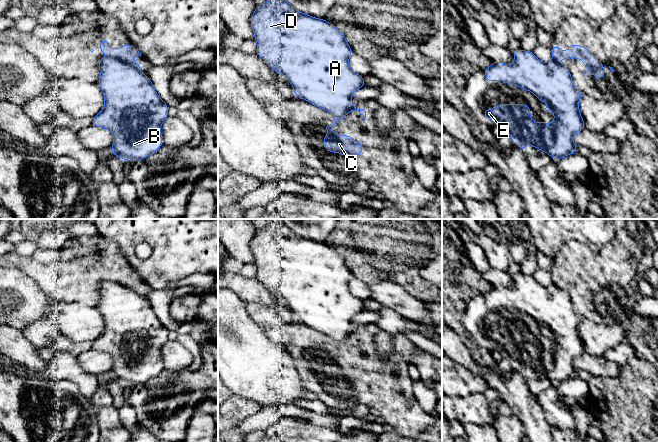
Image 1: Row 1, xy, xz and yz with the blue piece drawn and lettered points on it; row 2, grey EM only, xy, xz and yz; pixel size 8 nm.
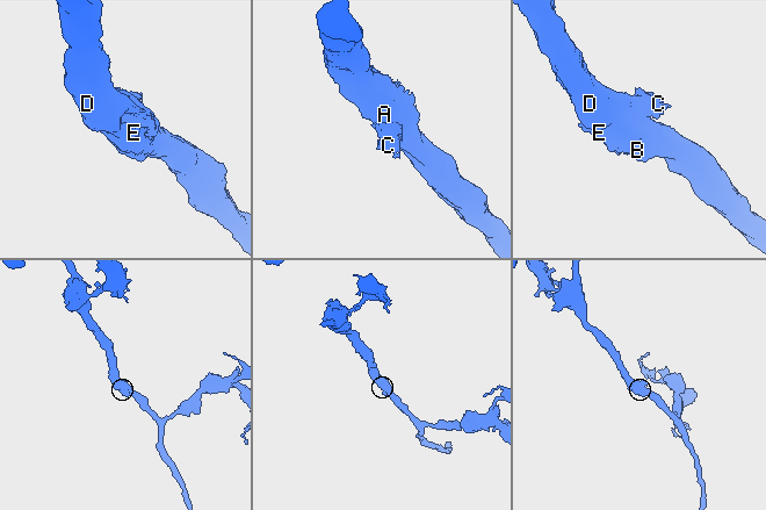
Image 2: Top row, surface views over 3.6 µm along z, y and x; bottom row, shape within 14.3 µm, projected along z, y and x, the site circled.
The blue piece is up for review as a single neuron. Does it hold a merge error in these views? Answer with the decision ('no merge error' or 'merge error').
merge error

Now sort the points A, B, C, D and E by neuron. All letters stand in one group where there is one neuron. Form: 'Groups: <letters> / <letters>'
Groups: A B D E / C

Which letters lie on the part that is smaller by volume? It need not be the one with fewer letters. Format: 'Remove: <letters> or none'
Remove: C

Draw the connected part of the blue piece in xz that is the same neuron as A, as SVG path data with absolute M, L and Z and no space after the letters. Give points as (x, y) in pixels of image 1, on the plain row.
M280 220L271 221L265 227L258 228L250 242L250 249L257 267L256 278L277 297L287 302L297 322L304 323L338 342L346 341L356 331L351 325L351 321L357 313L365 310L366 307L363 300L350 292L349 282L352 272L346 265L343 256L337 254L325 243L297 235Z

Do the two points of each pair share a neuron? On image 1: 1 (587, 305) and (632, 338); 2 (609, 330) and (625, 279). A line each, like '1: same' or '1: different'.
1: different
2: different

